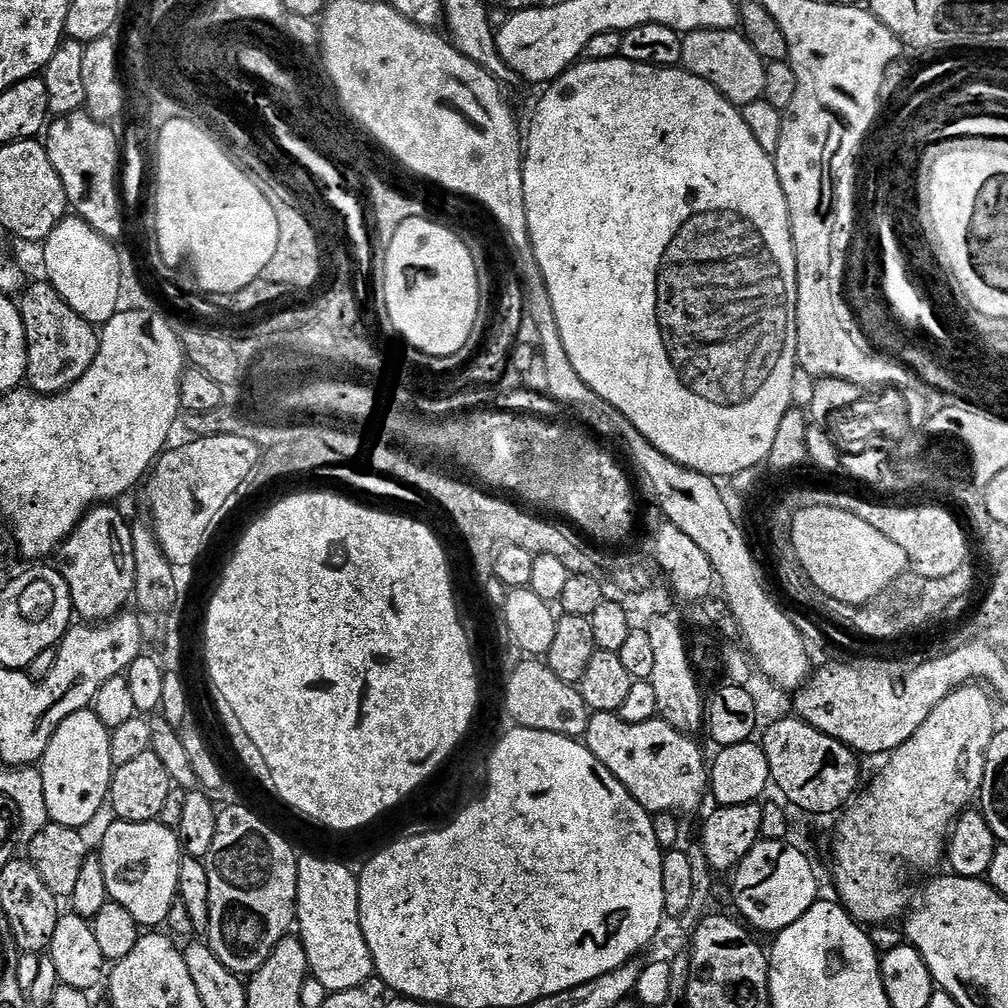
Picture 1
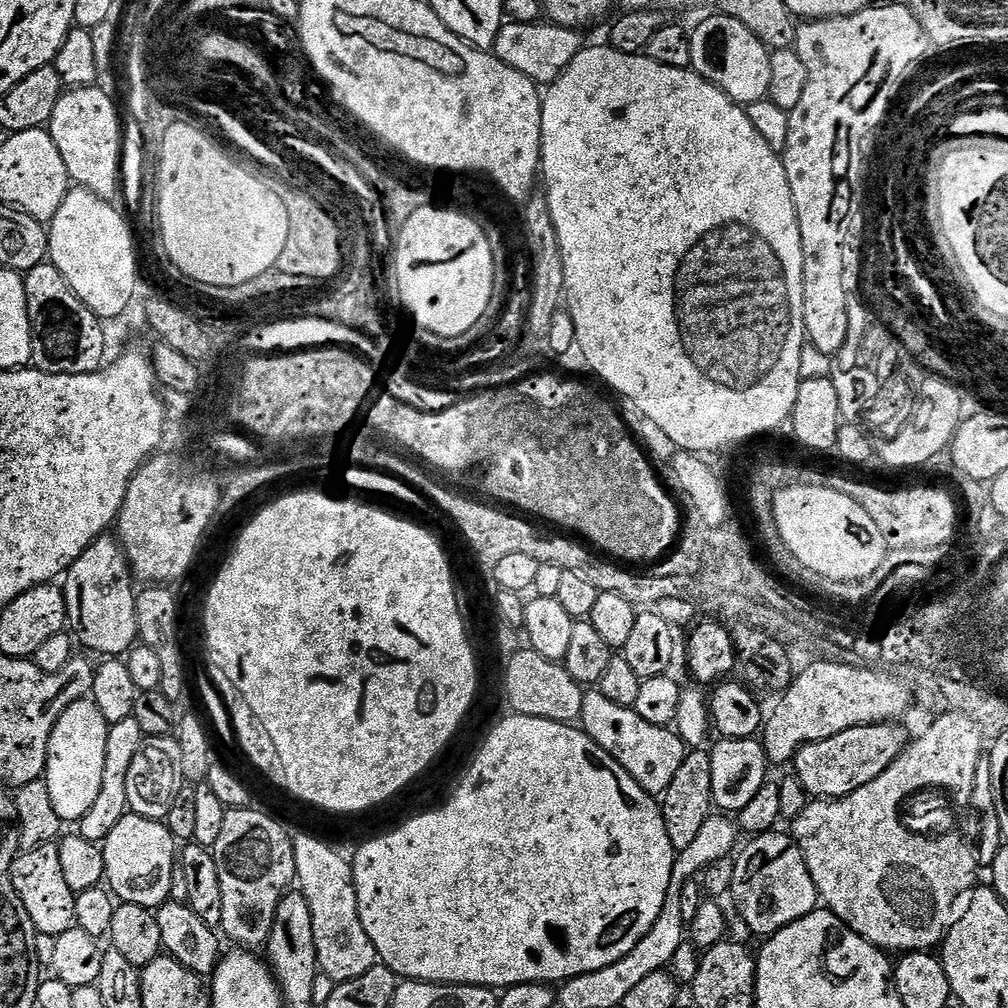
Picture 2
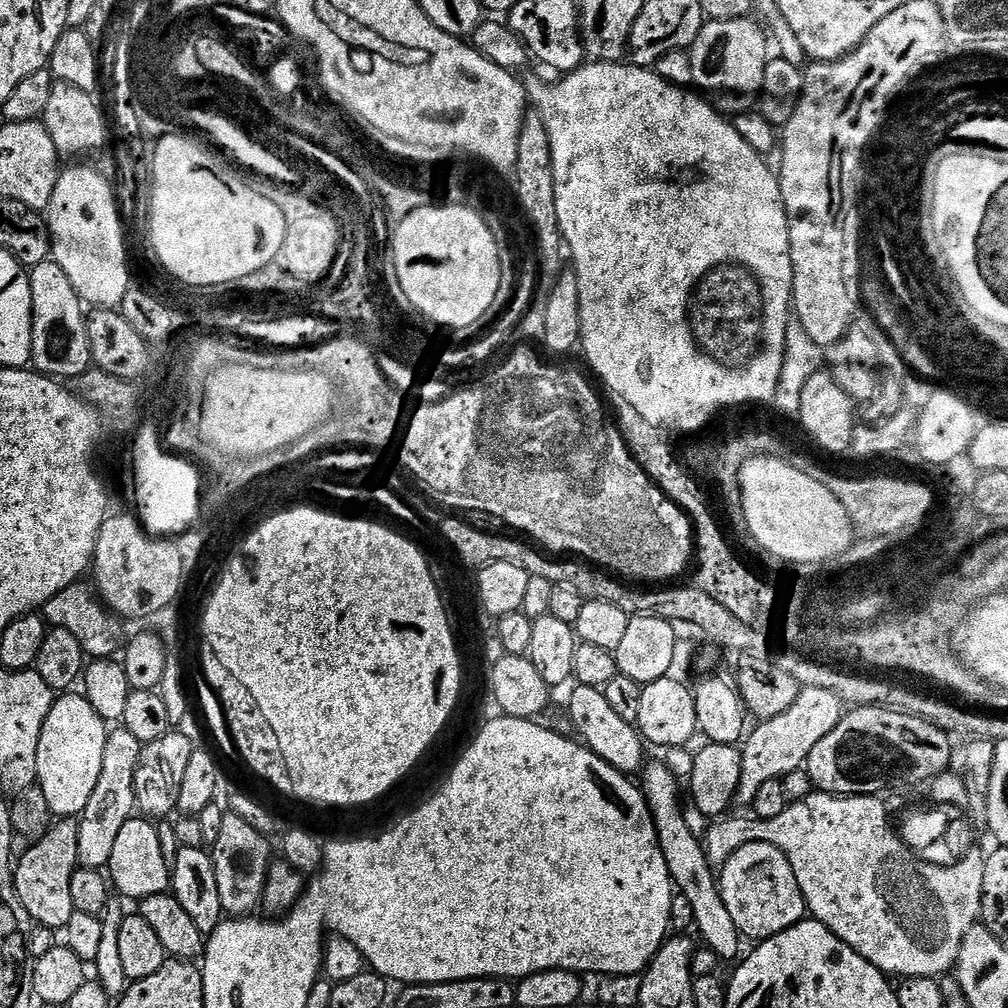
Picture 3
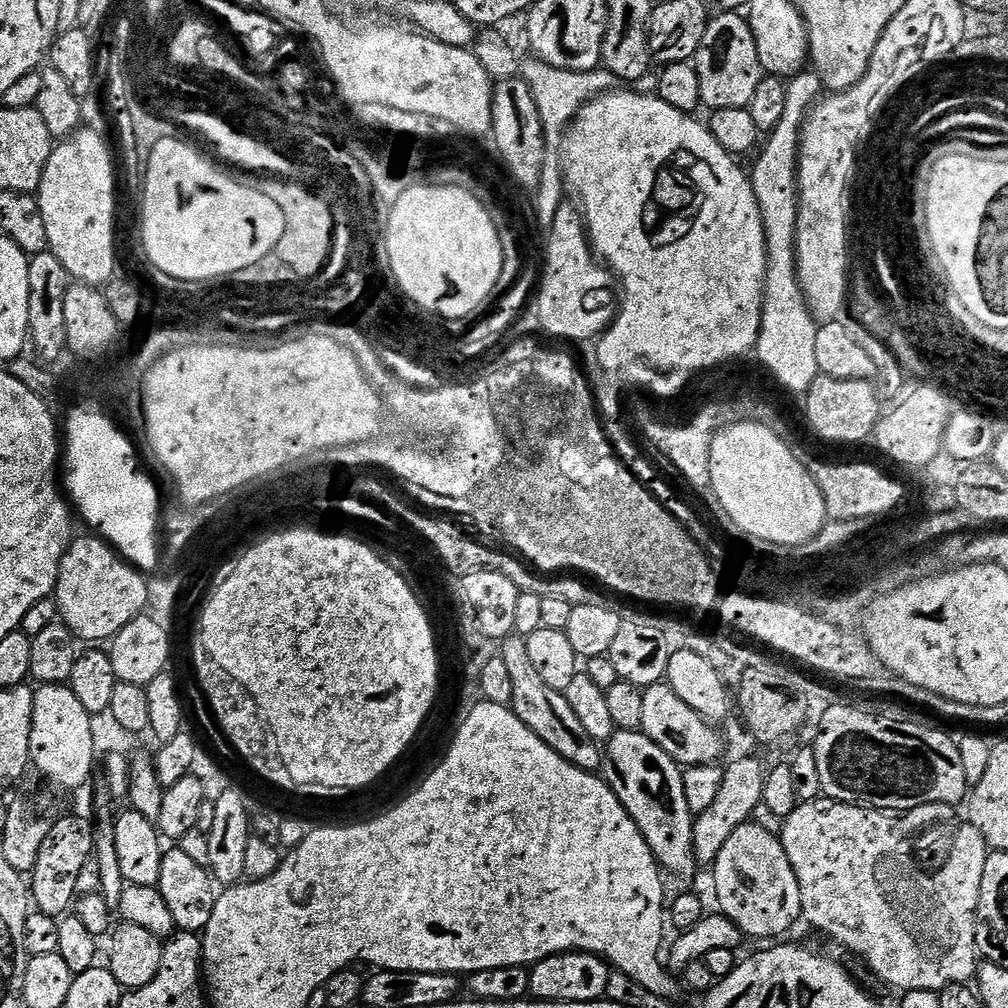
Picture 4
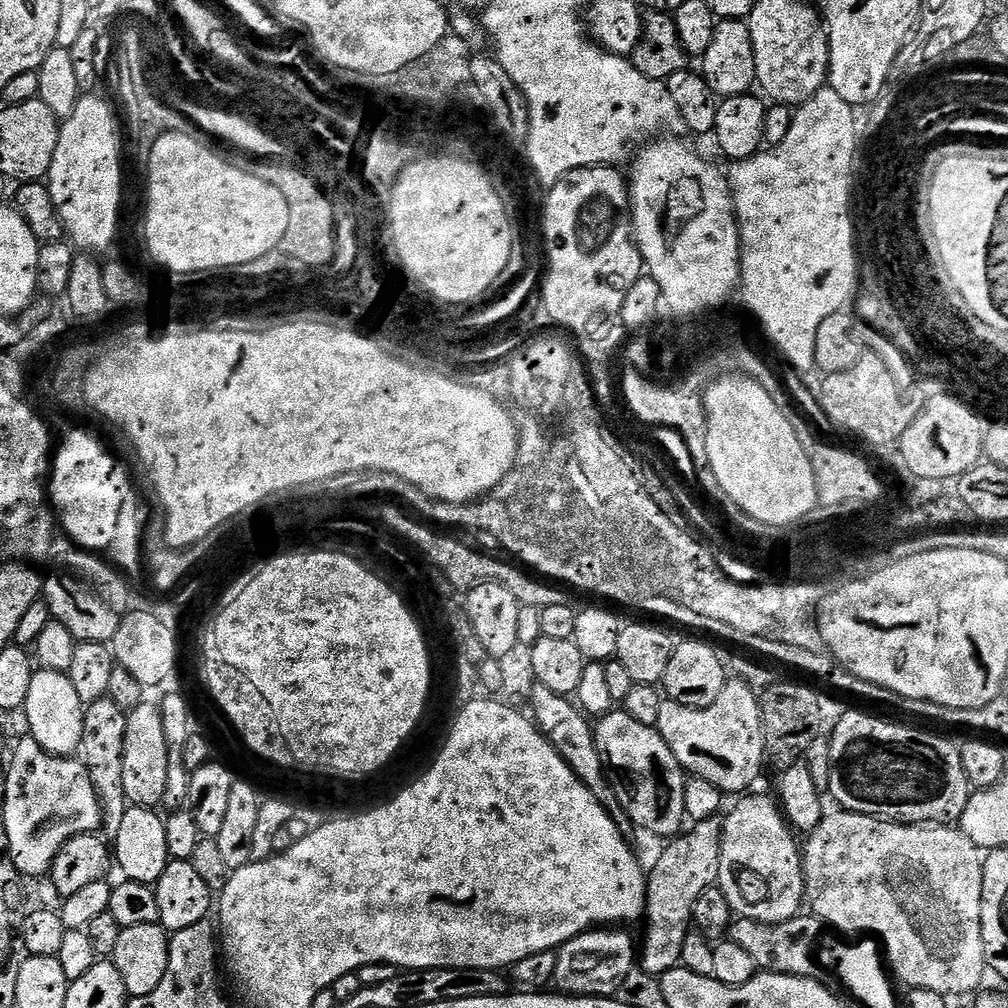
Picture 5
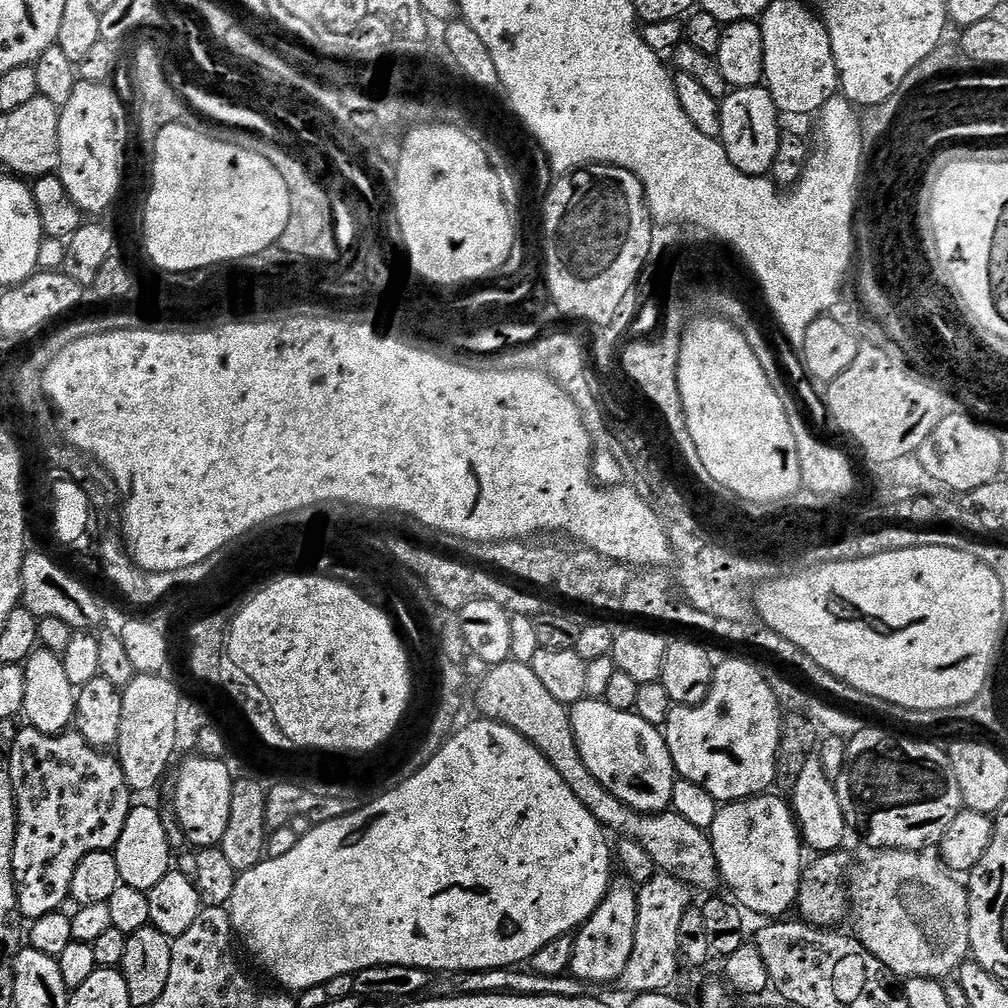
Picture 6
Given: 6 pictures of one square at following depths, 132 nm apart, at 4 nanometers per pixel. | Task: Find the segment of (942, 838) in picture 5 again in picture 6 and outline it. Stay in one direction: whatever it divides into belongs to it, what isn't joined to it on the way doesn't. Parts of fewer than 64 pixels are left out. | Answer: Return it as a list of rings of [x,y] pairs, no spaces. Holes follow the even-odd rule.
[[[876,850],[865,864],[851,869],[847,894],[850,897],[850,916],[856,919],[854,935],[874,958],[885,964],[893,977],[930,978],[941,981],[959,973],[960,965],[970,956],[970,918],[968,890],[955,875],[944,867],[939,855],[902,850]]]

